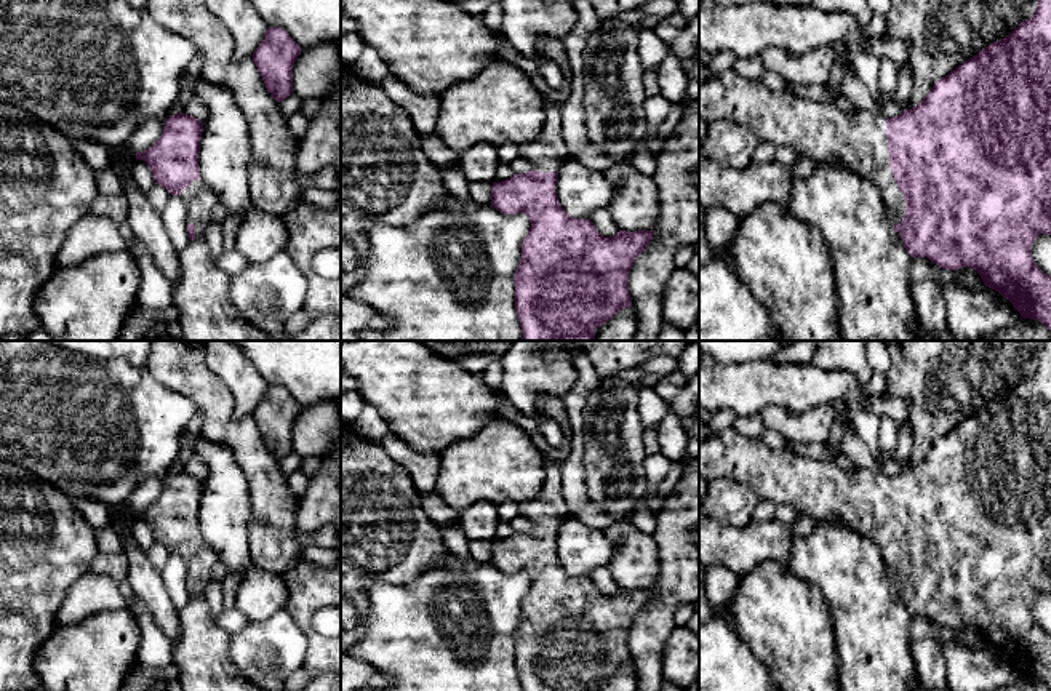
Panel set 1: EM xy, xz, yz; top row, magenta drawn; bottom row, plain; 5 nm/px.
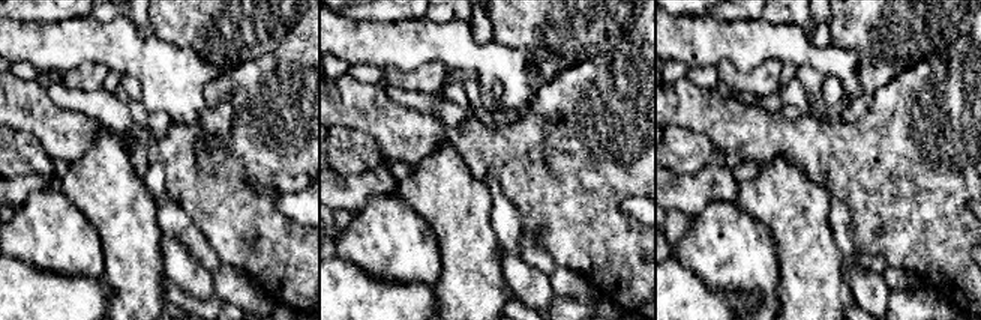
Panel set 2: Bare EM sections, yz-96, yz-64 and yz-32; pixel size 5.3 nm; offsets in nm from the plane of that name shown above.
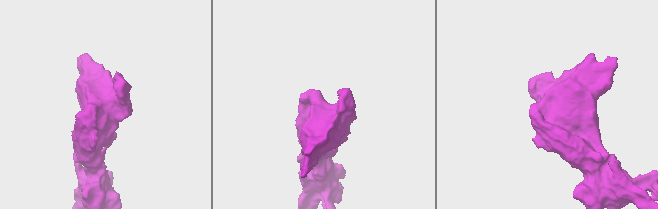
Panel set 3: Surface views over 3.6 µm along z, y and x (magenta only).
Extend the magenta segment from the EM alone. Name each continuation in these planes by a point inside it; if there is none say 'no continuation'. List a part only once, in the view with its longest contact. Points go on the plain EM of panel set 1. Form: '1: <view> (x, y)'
1: yz (821, 490)

